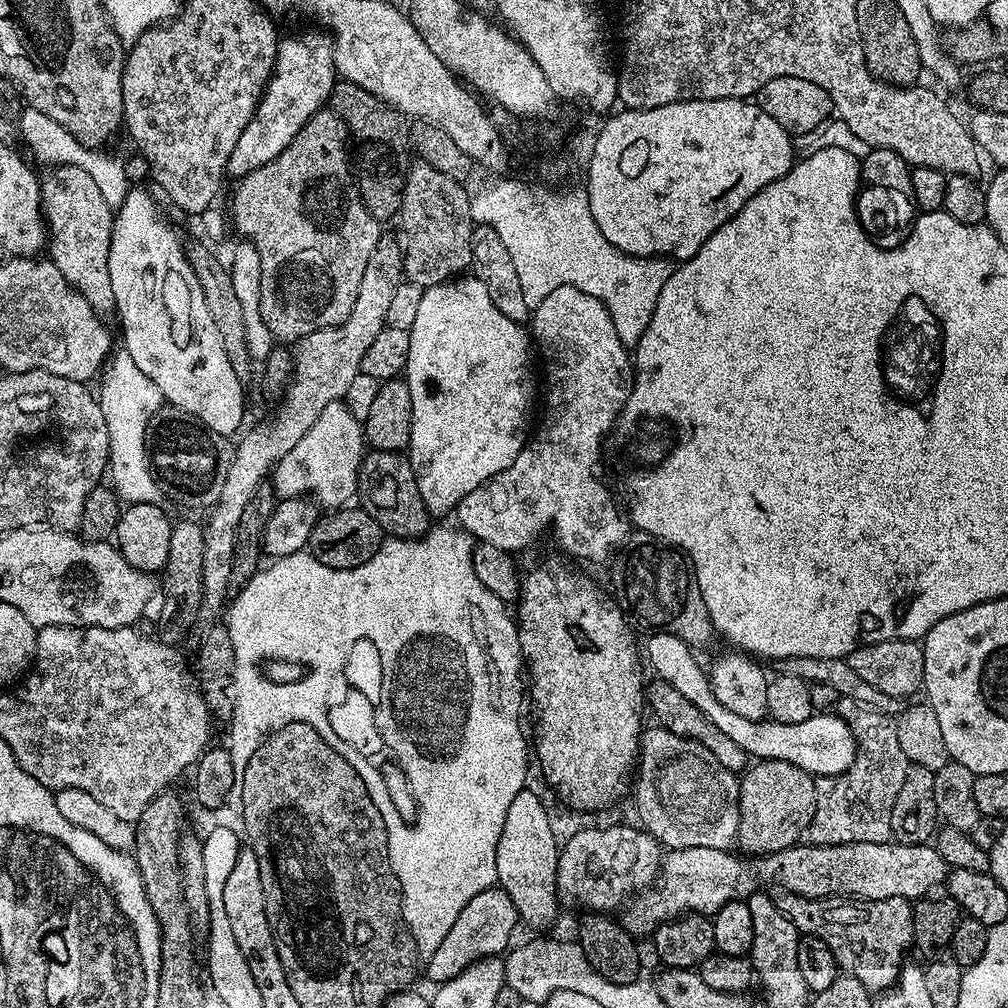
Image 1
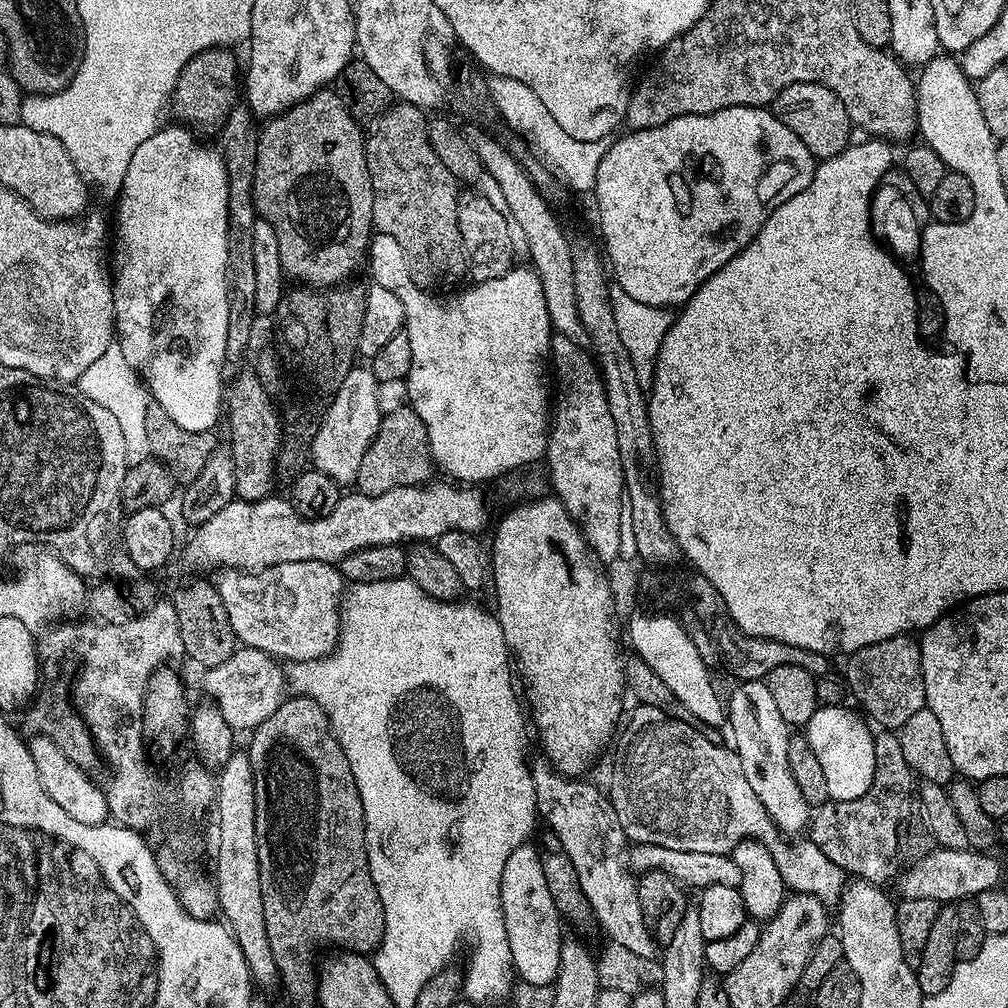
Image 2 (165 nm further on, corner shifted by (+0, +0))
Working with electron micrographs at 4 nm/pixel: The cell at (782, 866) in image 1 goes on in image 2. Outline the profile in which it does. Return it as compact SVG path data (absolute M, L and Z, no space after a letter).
M933 847L932 853L926 858L917 860L907 865L908 869L899 877L900 896L905 900L910 898L930 898L937 902L959 902L962 900L971 900L978 894L982 894L991 888L1000 888L1000 864L987 851L973 851L972 848L966 847L962 850L953 848Z

